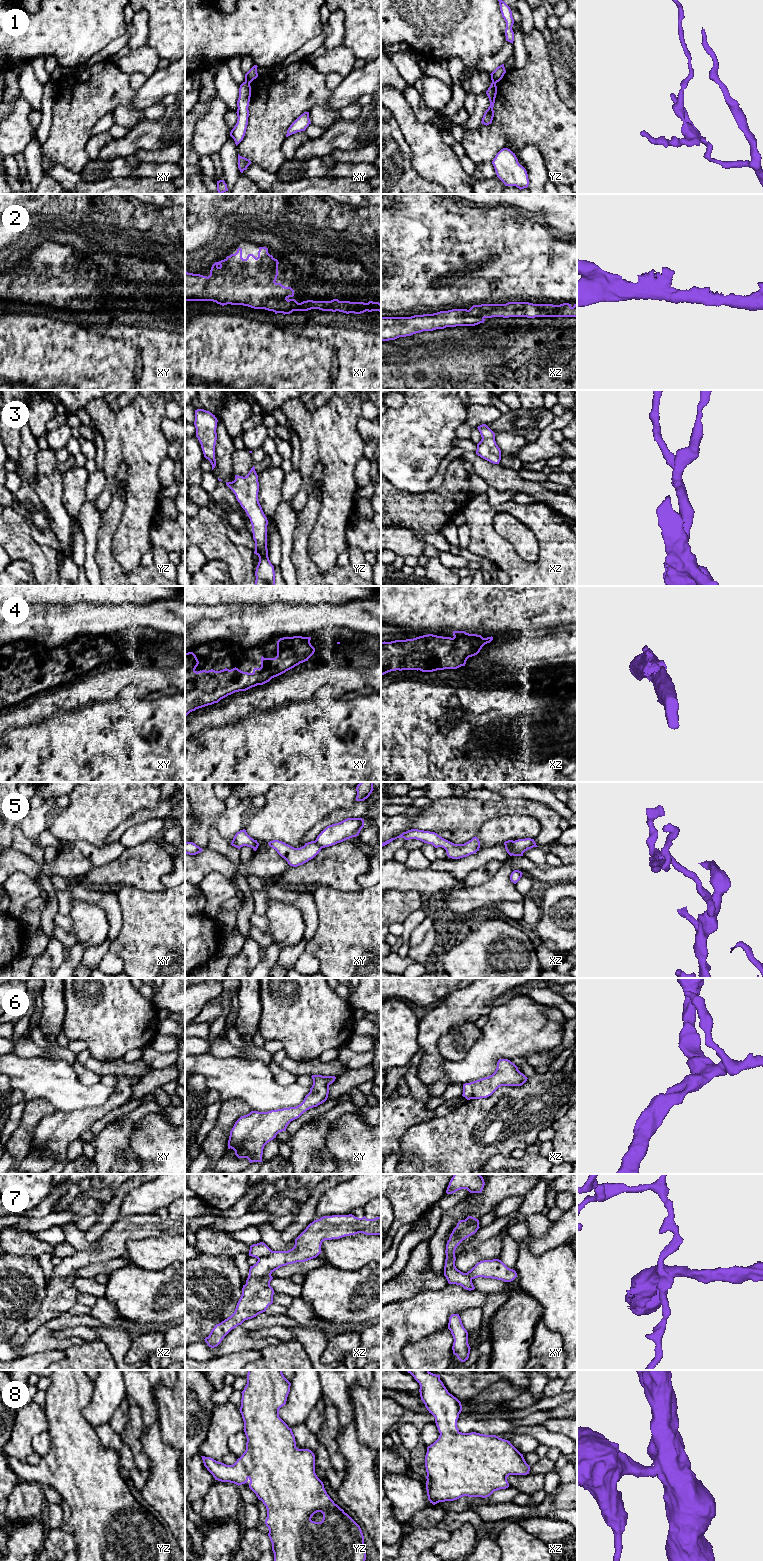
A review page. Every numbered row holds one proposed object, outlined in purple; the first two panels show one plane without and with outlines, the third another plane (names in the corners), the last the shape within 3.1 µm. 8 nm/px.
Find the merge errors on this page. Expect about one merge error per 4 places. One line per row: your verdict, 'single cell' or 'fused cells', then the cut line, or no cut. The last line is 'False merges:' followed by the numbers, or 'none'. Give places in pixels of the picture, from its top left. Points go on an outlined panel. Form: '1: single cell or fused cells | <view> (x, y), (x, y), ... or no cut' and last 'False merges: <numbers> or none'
1: fused cells | xy (245, 80), (249, 83)
2: single cell | no cut
3: single cell | no cut
4: single cell | no cut
5: fused cells | xz (514, 841), (511, 854)
6: single cell | no cut
7: fused cells | xz (273, 1251), (258, 1259)
8: single cell | no cut
False merges: 1, 5, 7

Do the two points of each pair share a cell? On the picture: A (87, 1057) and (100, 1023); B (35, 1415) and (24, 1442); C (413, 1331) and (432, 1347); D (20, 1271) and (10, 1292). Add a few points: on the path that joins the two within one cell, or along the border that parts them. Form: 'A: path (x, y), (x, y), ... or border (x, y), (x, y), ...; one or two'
A: border (87, 1049), (94, 1057), (102, 1061), (111, 1060); two
B: path (30, 1422), (24, 1430), (24, 1435); one
C: border (443, 1329), (409, 1342), (401, 1351); two
D: path (20, 1276), (20, 1279), (12, 1287); one

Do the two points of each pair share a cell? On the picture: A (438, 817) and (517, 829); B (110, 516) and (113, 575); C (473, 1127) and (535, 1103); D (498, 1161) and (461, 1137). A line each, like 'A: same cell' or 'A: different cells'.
A: different cells
B: same cell
C: same cell
D: different cells

